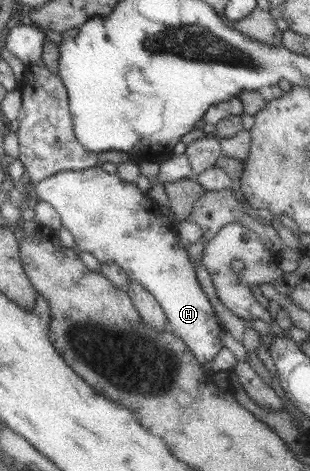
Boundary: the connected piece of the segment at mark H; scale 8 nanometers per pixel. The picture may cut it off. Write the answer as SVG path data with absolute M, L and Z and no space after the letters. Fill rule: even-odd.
M98 164L82 171L59 171L31 186L34 200L45 201L56 210L62 227L71 233L80 251L91 253L99 263L115 263L125 271L130 280L141 283L163 309L168 329L182 339L186 349L192 352L198 363L212 361L222 347L218 338L222 327L198 283L194 265L188 260L174 223L160 213L158 203L150 195L142 193L134 182L124 181L115 173L103 171Z

